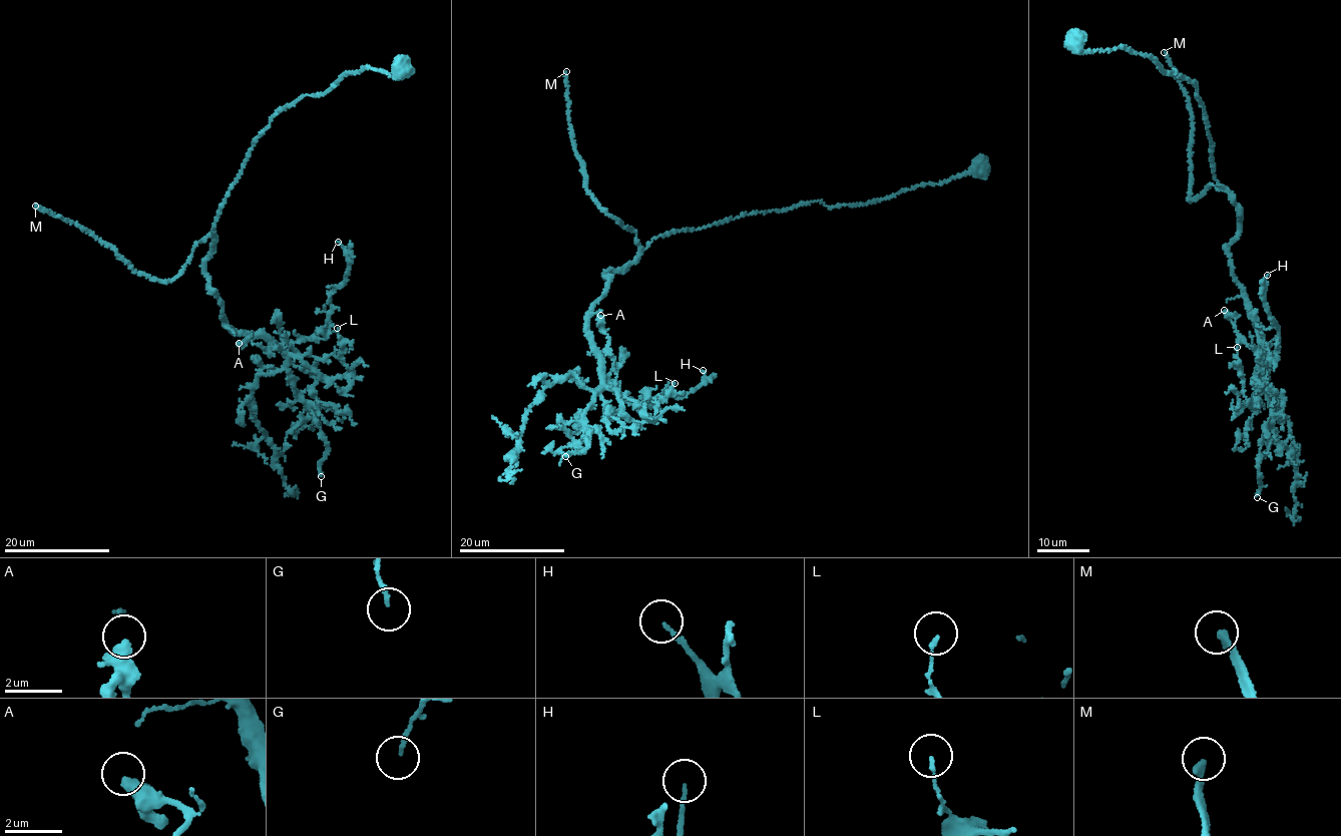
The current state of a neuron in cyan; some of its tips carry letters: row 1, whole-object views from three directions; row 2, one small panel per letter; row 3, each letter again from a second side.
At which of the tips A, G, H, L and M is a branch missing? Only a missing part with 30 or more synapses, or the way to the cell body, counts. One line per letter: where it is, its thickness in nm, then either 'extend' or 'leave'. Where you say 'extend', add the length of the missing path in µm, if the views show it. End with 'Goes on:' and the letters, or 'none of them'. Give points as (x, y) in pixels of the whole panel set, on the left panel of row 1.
A: (239, 343) | 320 nm | leave
G: (321, 476) | 130 nm | leave
H: (338, 242) | 130 nm | leave
L: (337, 328) | 110 nm | leave
M: (35, 205) | 240 nm | extend | 90 µm
Goes on: M

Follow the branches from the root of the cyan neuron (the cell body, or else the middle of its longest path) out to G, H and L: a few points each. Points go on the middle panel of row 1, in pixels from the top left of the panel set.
G: (632, 262), (603, 276), (608, 284), (586, 320), (603, 386), (583, 414), (590, 433), (587, 445), (565, 456)
H: (632, 262), (603, 276), (608, 284), (586, 321), (603, 377), (643, 410), (699, 386), (703, 370)
L: (632, 262), (603, 276), (608, 284), (586, 320), (605, 386), (626, 417), (641, 422), (675, 383)

